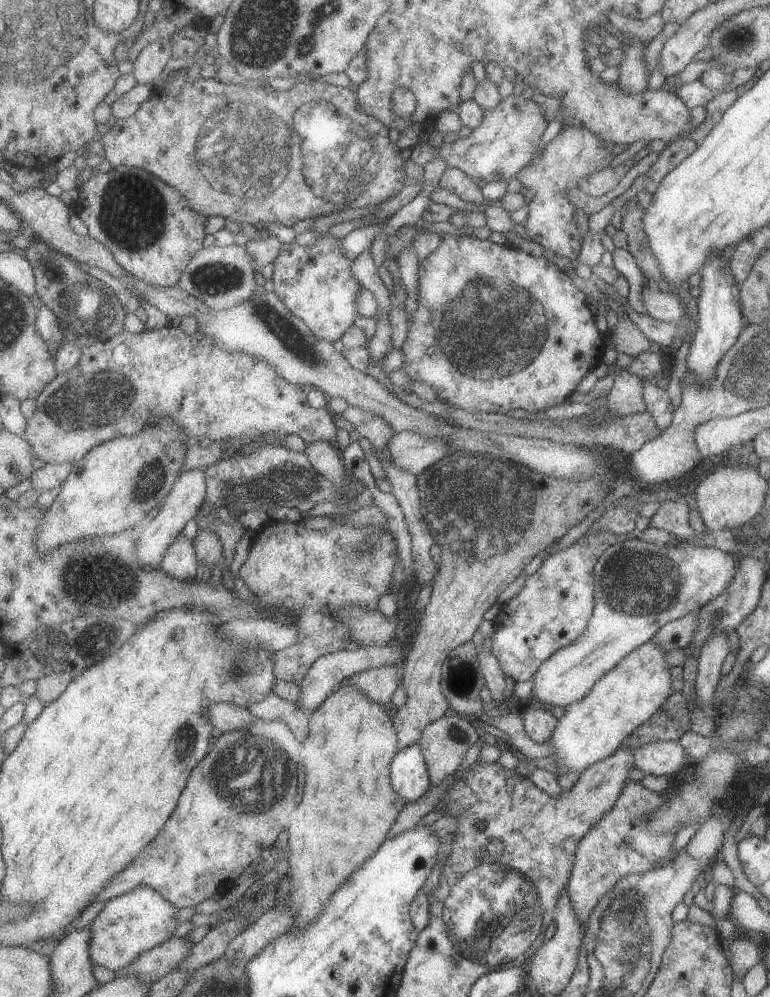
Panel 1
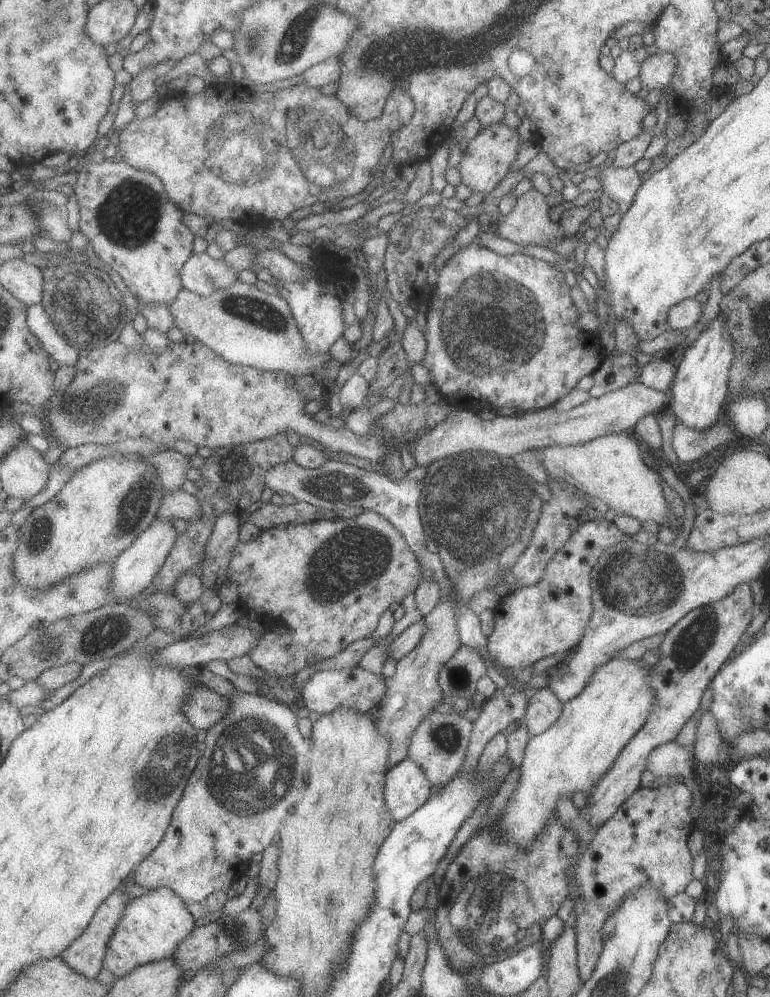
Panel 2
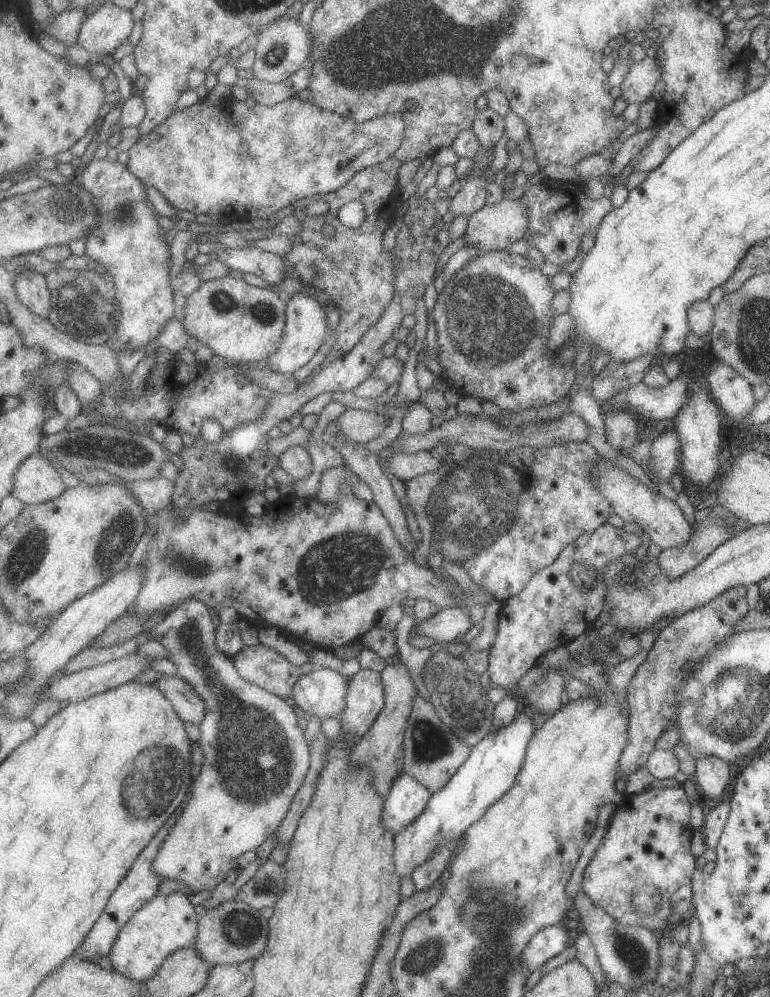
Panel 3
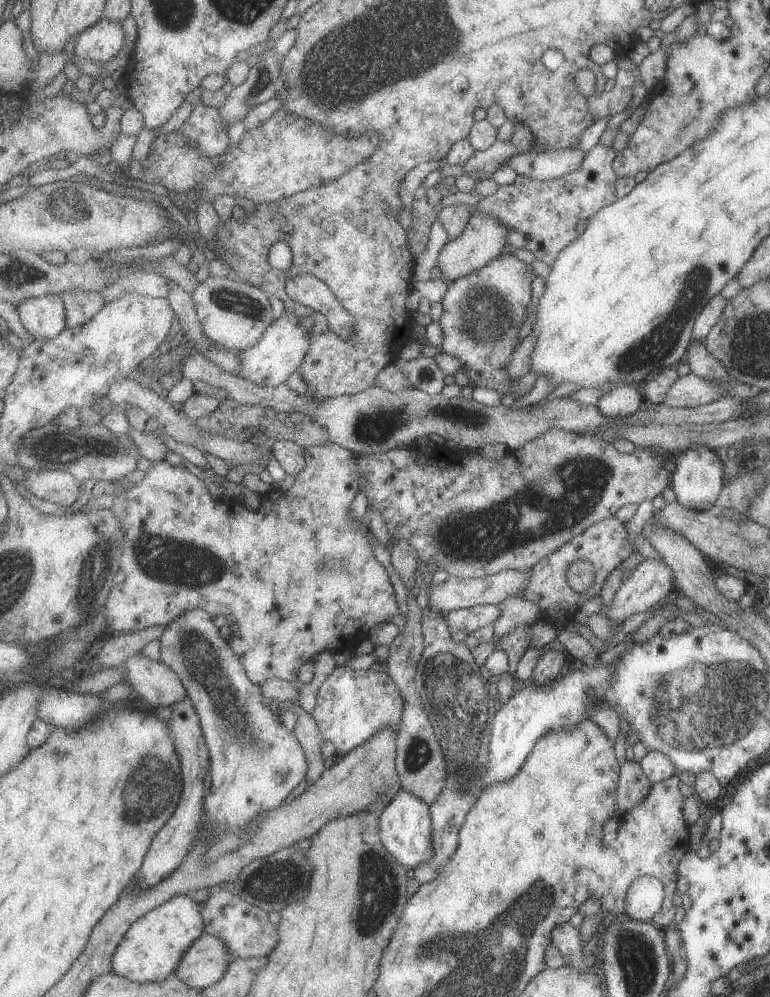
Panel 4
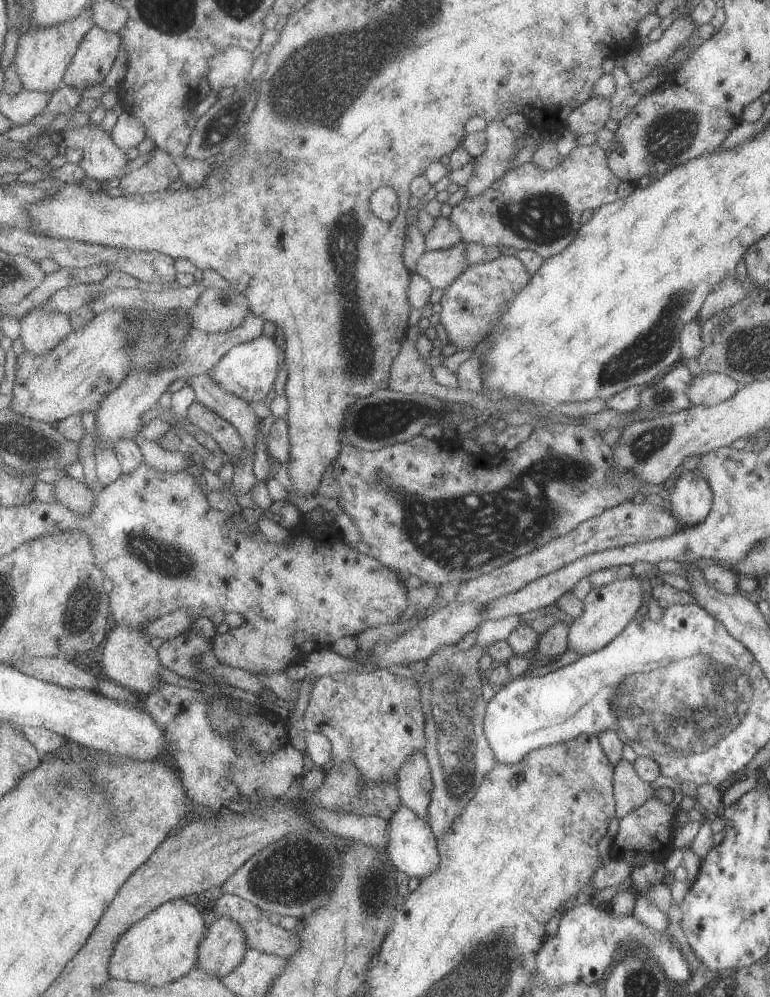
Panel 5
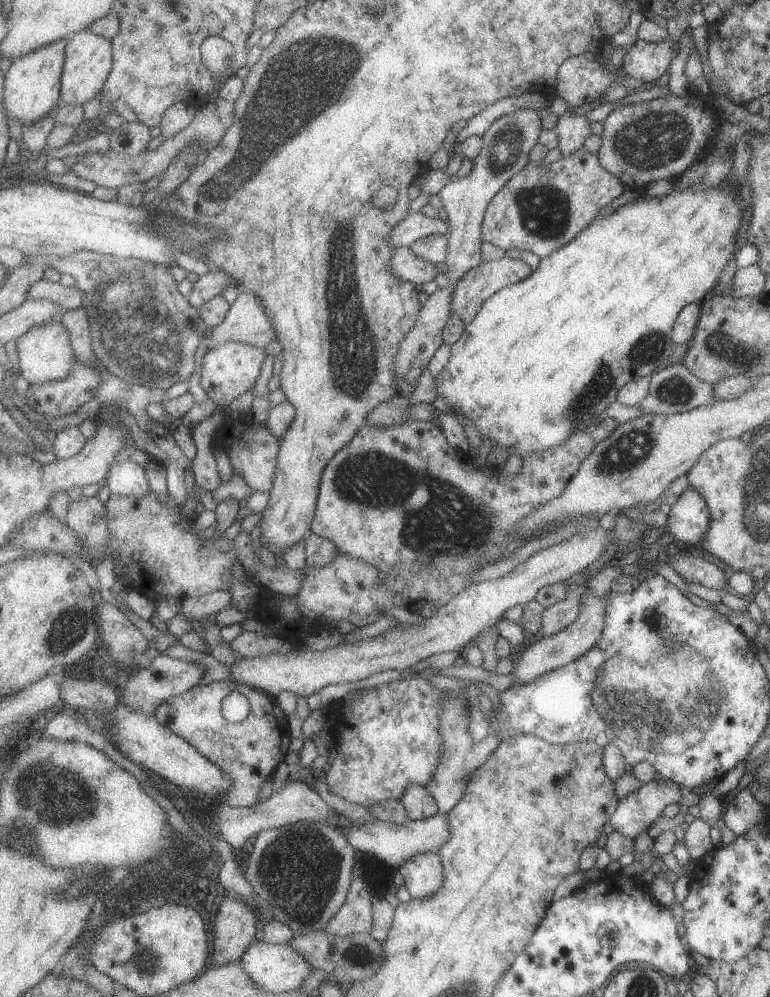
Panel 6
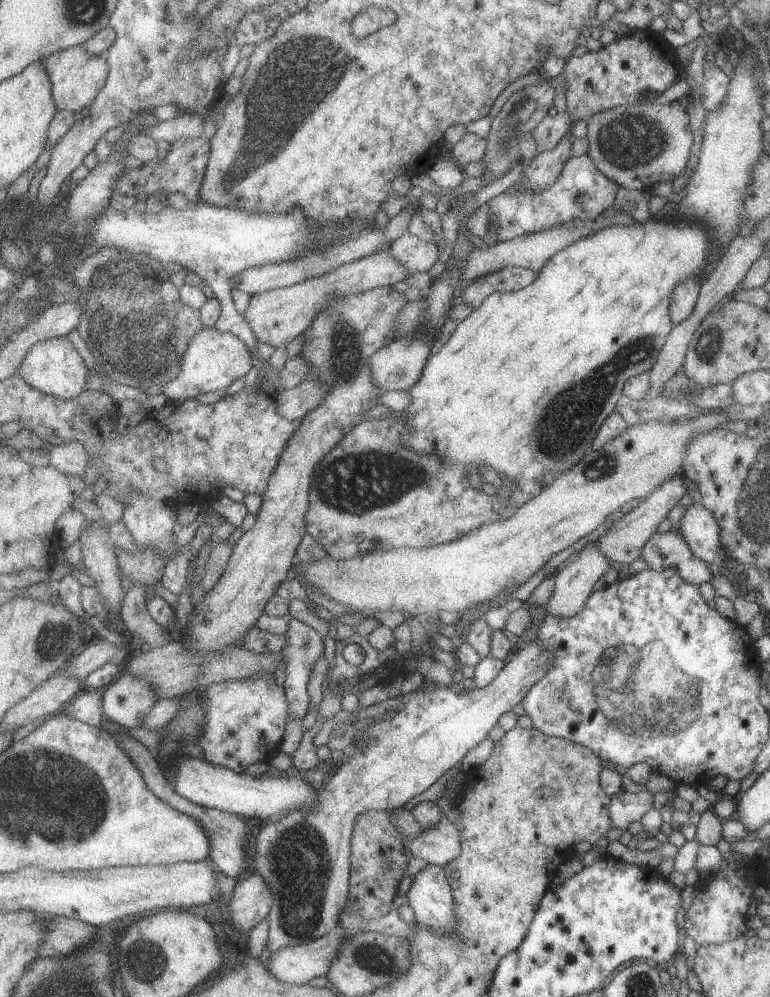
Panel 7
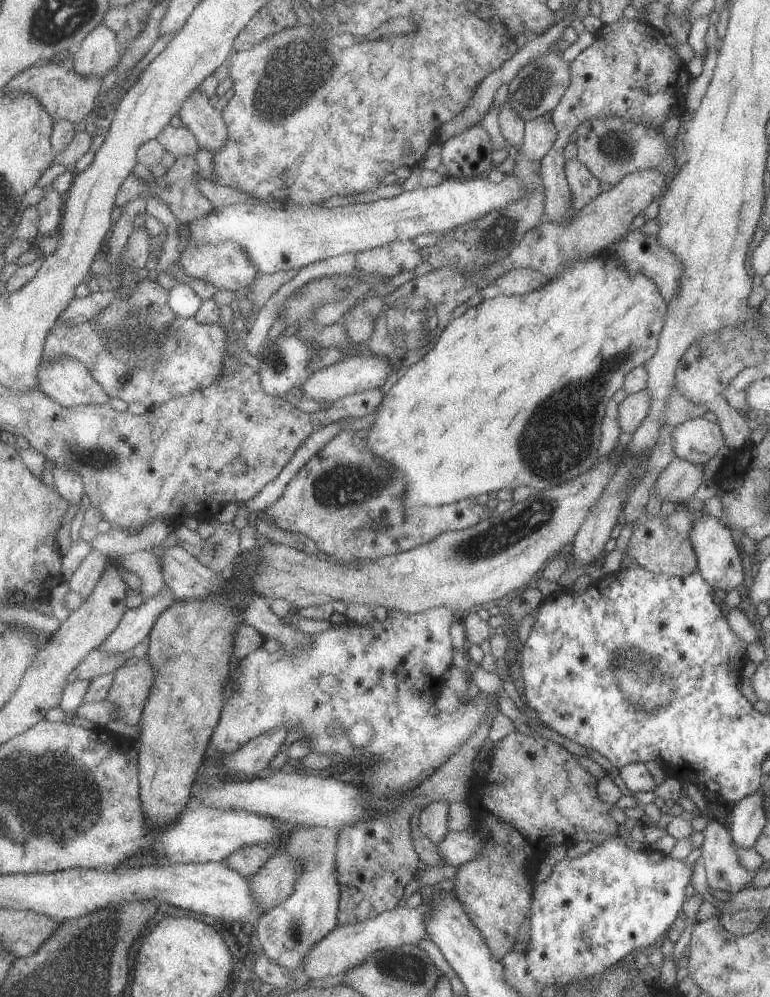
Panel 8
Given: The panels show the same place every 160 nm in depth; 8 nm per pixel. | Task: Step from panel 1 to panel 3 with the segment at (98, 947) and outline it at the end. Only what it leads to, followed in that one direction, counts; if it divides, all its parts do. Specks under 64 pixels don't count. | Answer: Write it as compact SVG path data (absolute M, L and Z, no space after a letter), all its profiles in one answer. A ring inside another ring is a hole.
M181 891L155 895L122 928L110 952L114 970L134 981L149 981L162 968L166 958L176 950L193 949L198 941L199 914L190 896Z

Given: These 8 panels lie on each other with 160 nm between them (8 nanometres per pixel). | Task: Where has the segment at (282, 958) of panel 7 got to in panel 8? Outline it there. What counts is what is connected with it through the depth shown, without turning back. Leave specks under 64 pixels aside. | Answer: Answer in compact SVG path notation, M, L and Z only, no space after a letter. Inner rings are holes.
M422 903L415 908L397 906L375 915L372 919L352 925L337 925L302 956L300 969L309 979L341 975L342 972L364 963L369 953L397 948L404 944L417 945L421 939L428 938L422 926L422 918L427 913L430 913L429 907Z

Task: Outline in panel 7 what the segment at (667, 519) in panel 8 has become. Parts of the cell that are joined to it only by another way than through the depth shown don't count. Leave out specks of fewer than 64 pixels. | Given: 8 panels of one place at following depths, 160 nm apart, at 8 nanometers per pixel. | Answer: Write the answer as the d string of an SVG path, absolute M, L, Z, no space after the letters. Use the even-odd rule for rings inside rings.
M676 527L664 534L652 535L643 545L641 557L647 568L655 572L675 569L684 583L696 587L701 583L711 582L714 577L710 568L693 556Z

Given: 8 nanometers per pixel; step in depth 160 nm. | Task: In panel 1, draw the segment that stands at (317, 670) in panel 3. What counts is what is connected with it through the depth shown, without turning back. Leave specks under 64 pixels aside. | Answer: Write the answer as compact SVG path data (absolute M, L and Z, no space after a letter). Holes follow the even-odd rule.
M393 663L352 673L345 682L359 687L359 690L362 690L371 700L382 705L390 705L393 692L399 688L399 684L402 684L402 672L400 667Z

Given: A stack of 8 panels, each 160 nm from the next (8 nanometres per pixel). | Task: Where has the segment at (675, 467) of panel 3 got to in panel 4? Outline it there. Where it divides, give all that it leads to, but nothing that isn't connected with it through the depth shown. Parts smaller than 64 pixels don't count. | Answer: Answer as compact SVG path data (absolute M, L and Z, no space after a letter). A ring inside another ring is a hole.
M549 429L547 432L544 432L542 435L539 435L537 438L532 438L530 441L527 441L525 445L523 445L517 452L511 452L507 451L505 456L503 456L499 460L486 460L484 457L472 455L471 453L468 455L467 452L453 452L449 450L445 445L441 443L437 443L435 448L430 446L424 446L423 448L416 447L415 445L408 446L406 448L397 448L397 449L391 449L387 452L381 453L381 454L374 454L374 455L361 455L356 456L356 465L358 466L358 469L360 470L360 490L359 492L363 492L363 494L366 496L367 499L367 510L368 505L372 504L376 508L378 508L382 519L386 523L387 532L389 535L389 544L391 545L392 542L395 539L399 539L400 541L407 541L409 545L411 545L418 554L419 563L420 566L423 568L423 566L427 565L428 560L434 560L435 566L437 569L443 569L448 573L449 577L459 577L460 579L481 579L485 575L496 575L498 572L501 572L502 570L512 570L512 571L527 571L529 570L536 562L539 562L542 558L545 558L548 554L551 554L554 550L557 550L560 546L563 546L566 542L569 542L571 538L573 538L575 535L578 535L579 533L582 533L586 528L589 528L593 523L598 523L599 521L602 521L603 519L606 519L607 517L610 517L611 515L615 514L615 511L618 508L621 508L623 506L627 506L627 504L639 504L641 501L645 499L653 499L658 500L658 497L660 497L661 493L667 486L670 486L670 480L671 480L671 473L665 468L665 462L663 459L656 455L651 449L647 449L646 447L637 447L633 452L630 453L620 453L613 448L613 445L611 443L604 443L601 439L596 439L595 437L591 437L587 434L579 434L569 431L564 431L561 429Z

